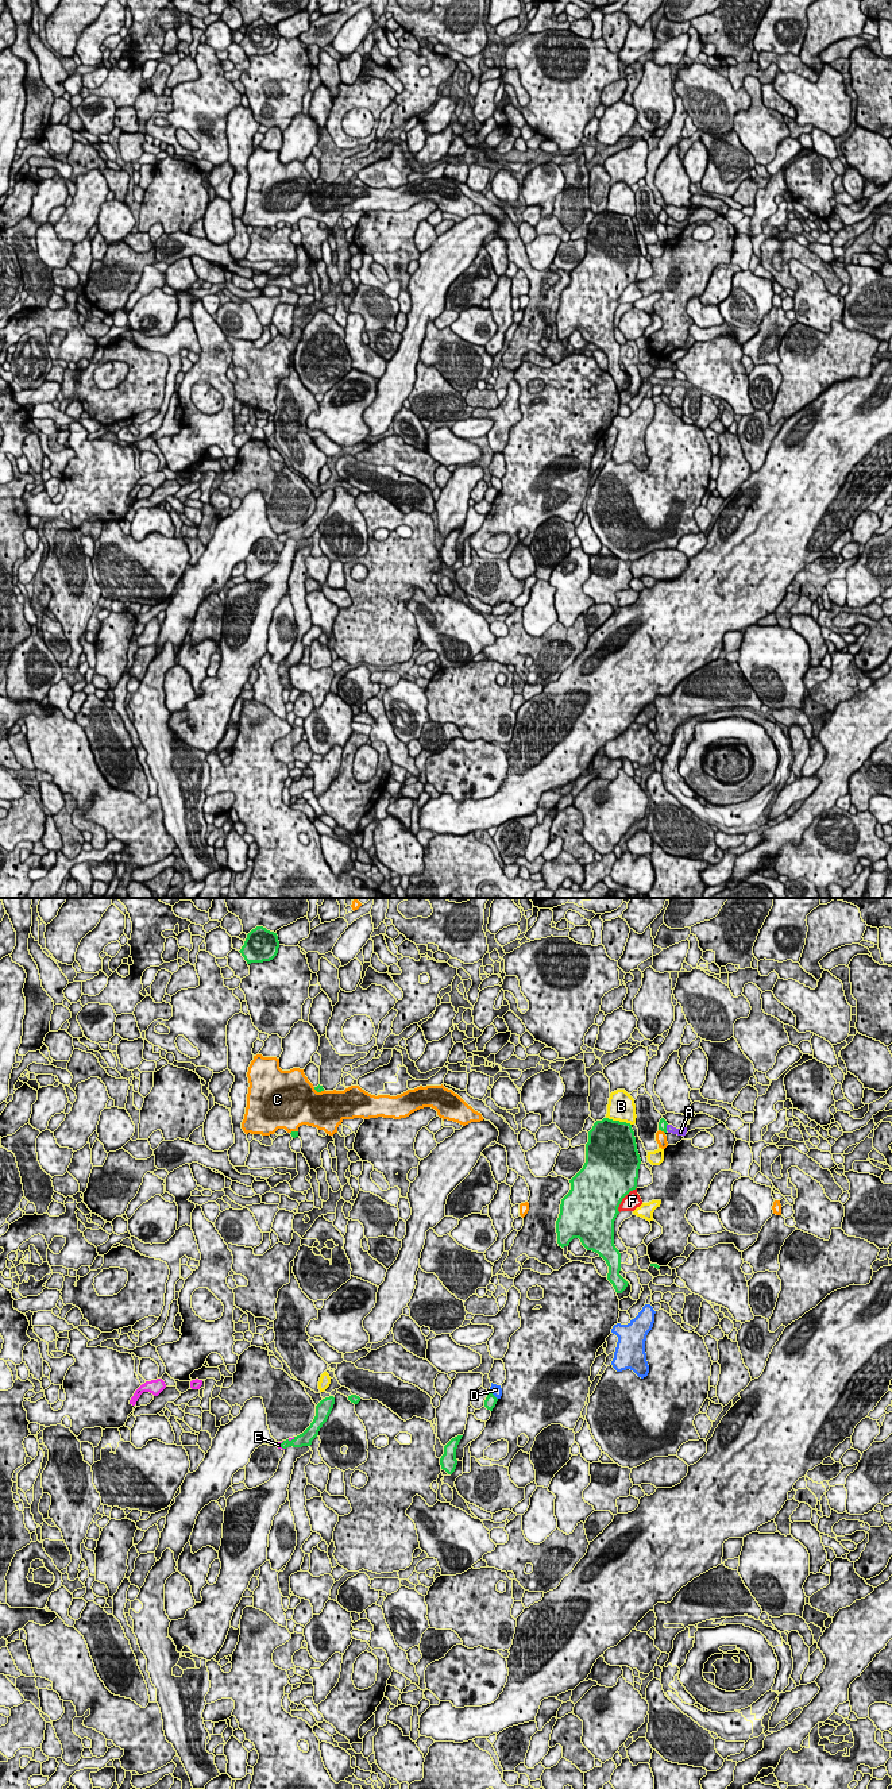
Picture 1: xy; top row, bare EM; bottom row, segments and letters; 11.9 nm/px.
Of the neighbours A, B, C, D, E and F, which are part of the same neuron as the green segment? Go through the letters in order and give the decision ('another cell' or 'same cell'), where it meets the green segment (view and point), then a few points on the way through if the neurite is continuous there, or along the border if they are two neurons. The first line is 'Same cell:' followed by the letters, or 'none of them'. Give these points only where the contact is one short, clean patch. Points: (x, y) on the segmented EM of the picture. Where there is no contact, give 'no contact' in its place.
Same cell: E
A: another cell | xy (665, 1128)
B: another cell | xy (618, 1121)
C: another cell | xy (319, 1091)
D: another cell | xy (493, 1395)
E: same cell | xy (281, 1445)
F: another cell | xy (622, 1198)

